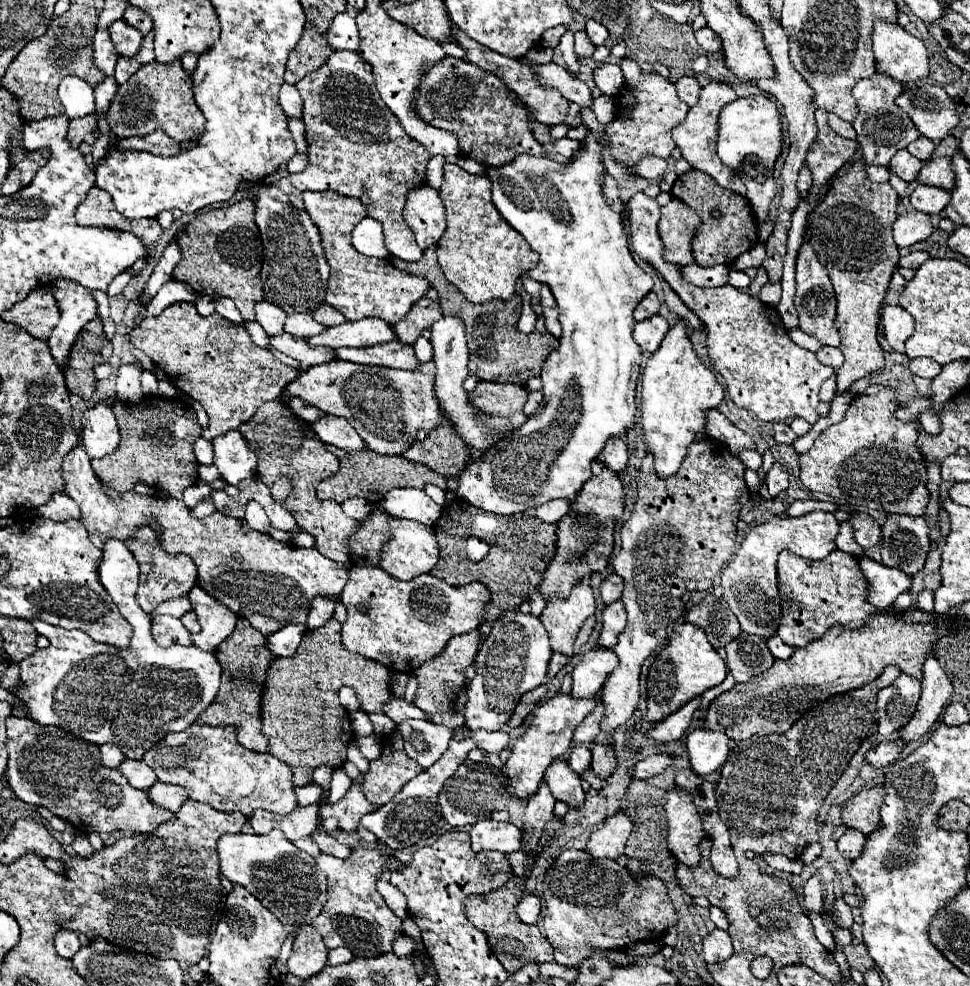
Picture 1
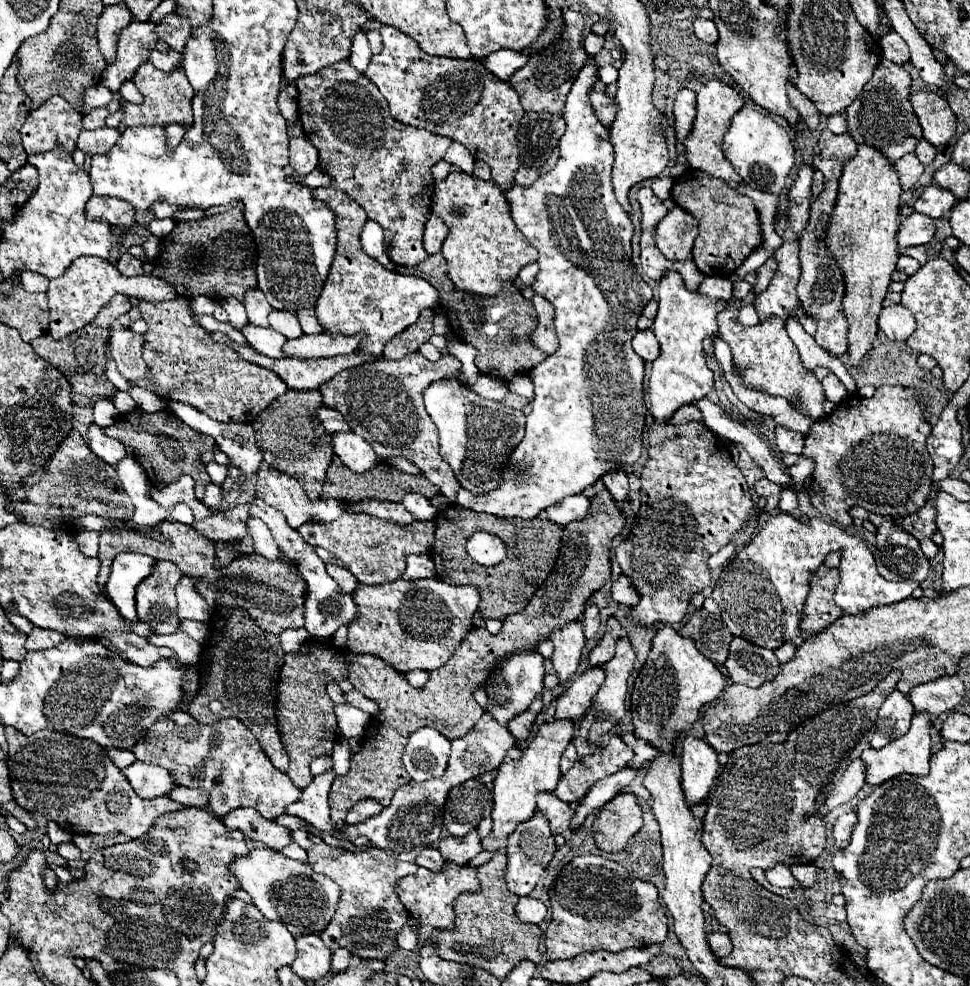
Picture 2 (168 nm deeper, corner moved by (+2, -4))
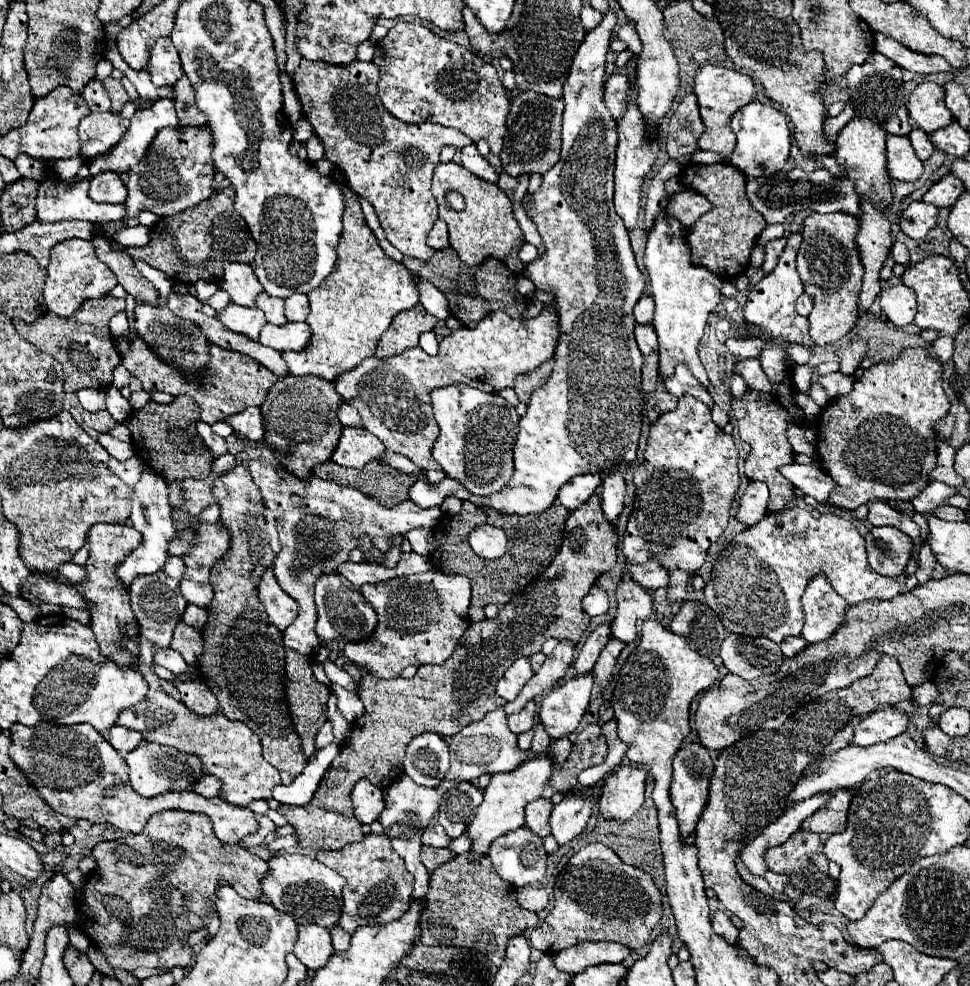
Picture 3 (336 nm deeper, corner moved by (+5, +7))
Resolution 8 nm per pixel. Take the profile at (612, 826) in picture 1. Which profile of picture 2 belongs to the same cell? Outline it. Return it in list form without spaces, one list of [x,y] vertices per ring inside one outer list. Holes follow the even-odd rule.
[[[623,792],[619,796],[615,796],[611,802],[607,802],[601,812],[595,816],[593,820],[593,840],[597,844],[597,848],[601,852],[609,852],[609,854],[617,854],[625,848],[627,840],[641,828],[643,820],[641,820],[641,808],[635,802],[635,794],[631,792]]]

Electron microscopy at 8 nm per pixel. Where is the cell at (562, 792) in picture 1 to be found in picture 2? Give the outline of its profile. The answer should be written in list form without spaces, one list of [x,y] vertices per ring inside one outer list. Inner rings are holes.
[[[541,792],[537,796],[537,808],[549,818],[553,834],[569,834],[575,810],[567,802],[559,800],[555,792]]]

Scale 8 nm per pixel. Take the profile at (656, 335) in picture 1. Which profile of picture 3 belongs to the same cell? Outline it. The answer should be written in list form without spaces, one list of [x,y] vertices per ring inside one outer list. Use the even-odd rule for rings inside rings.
[[[636,325],[636,343],[638,343],[642,355],[650,355],[652,351],[658,349],[656,333],[650,325]]]

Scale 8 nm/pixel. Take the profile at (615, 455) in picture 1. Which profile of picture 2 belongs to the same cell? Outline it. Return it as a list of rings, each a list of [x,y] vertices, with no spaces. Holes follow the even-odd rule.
[[[615,470],[615,472],[607,472],[603,476],[603,482],[605,482],[605,488],[613,494],[613,498],[617,502],[623,502],[627,492],[629,492],[629,482],[627,482],[627,474],[625,470]]]

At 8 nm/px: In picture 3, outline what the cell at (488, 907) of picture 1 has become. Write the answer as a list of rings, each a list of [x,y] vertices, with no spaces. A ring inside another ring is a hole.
[[[464,853],[464,855],[456,855],[448,863],[438,865],[430,873],[430,891],[426,895],[426,909],[422,911],[422,919],[420,919],[420,929],[422,929],[420,943],[424,943],[424,945],[456,945],[456,947],[478,949],[496,967],[500,967],[504,961],[504,951],[506,951],[508,939],[516,933],[526,933],[528,929],[538,927],[538,923],[540,921],[538,921],[536,913],[526,911],[518,905],[516,887],[498,877],[488,855],[482,857],[482,861],[474,863],[474,861],[470,861],[470,855]]]

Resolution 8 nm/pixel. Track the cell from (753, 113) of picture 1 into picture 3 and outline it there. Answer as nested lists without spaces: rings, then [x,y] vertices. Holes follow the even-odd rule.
[[[752,101],[742,107],[732,117],[732,131],[736,133],[736,149],[730,157],[730,163],[738,167],[748,177],[760,177],[766,173],[776,173],[784,167],[790,153],[790,131],[786,125],[786,115],[778,109],[764,105],[760,101]]]

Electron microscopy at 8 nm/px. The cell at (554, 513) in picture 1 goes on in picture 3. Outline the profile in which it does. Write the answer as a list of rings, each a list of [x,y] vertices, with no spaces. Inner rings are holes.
[[[586,473],[586,475],[576,475],[572,477],[558,493],[558,501],[566,509],[578,509],[580,505],[586,503],[586,499],[600,487],[602,477],[596,473]]]

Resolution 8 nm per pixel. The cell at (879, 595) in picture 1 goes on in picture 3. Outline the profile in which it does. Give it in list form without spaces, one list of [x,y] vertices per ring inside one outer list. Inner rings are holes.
[[[790,507],[778,515],[766,515],[722,549],[710,571],[702,601],[722,619],[728,633],[768,637],[774,643],[782,643],[786,637],[800,635],[804,625],[800,597],[816,575],[824,575],[848,605],[896,597],[906,583],[904,575],[896,579],[882,577],[868,565],[864,537],[852,521],[834,513],[814,517],[806,509]]]

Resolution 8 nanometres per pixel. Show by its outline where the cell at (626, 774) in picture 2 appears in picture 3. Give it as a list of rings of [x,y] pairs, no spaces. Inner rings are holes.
[[[602,781],[594,787],[586,787],[590,793],[594,793],[594,797],[564,797],[558,805],[554,805],[550,815],[550,829],[558,845],[566,845],[586,829],[592,815],[592,805],[598,801],[600,785]]]

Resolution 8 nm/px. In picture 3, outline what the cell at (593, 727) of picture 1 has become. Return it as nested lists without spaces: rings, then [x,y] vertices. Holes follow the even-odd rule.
[[[626,577],[616,585],[616,597],[618,609],[612,623],[612,635],[624,643],[632,643],[636,639],[638,621],[652,617],[652,591],[638,585],[632,577]]]

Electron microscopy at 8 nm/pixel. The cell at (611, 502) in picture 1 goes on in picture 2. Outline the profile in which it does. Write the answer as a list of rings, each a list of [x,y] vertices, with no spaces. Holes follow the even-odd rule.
[[[603,490],[591,498],[591,516],[583,520],[571,522],[563,528],[563,540],[559,558],[555,562],[553,572],[545,578],[545,582],[537,588],[533,600],[519,614],[511,614],[503,620],[503,628],[499,634],[489,634],[487,628],[473,628],[465,640],[457,646],[457,652],[443,664],[441,668],[431,672],[431,678],[423,688],[411,688],[405,674],[389,668],[377,656],[369,654],[351,654],[349,682],[367,698],[375,700],[381,708],[379,716],[373,716],[365,740],[363,750],[351,756],[351,768],[345,776],[335,778],[329,792],[331,820],[335,826],[345,824],[345,816],[349,808],[363,800],[373,798],[383,807],[389,806],[395,790],[407,782],[411,776],[401,761],[407,738],[413,730],[421,726],[433,726],[441,730],[449,740],[465,736],[469,728],[483,716],[483,708],[475,702],[473,690],[483,686],[487,674],[497,666],[497,662],[513,650],[519,648],[535,648],[541,638],[547,638],[553,630],[563,628],[567,622],[581,618],[585,610],[587,598],[599,590],[611,578],[611,540],[623,530],[625,514],[613,500],[613,496]]]

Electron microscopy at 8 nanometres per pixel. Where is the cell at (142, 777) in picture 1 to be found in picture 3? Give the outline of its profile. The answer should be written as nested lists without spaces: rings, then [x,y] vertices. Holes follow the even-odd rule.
[[[144,741],[134,751],[126,753],[126,763],[130,767],[130,785],[142,797],[158,797],[168,791],[188,791],[204,777],[202,763],[198,757],[174,747]]]

